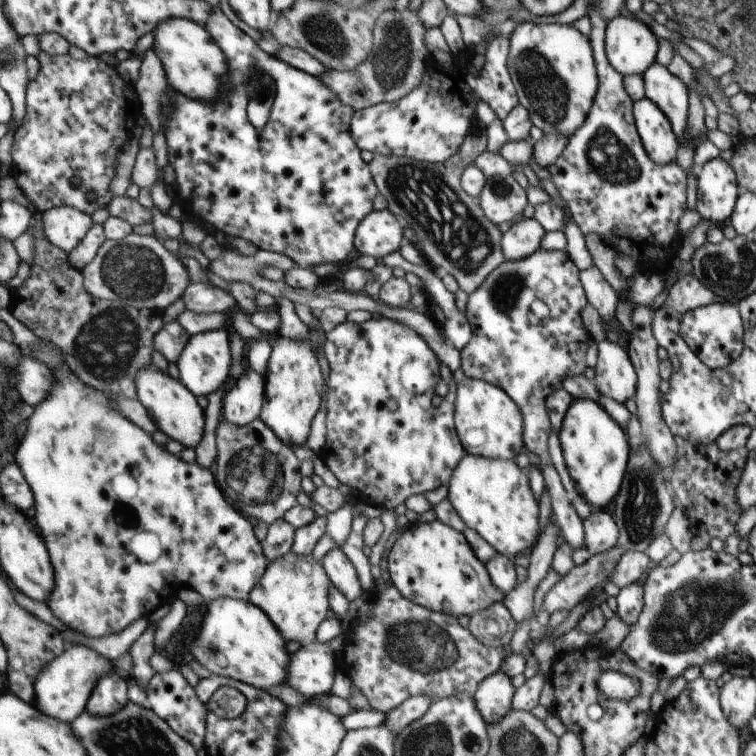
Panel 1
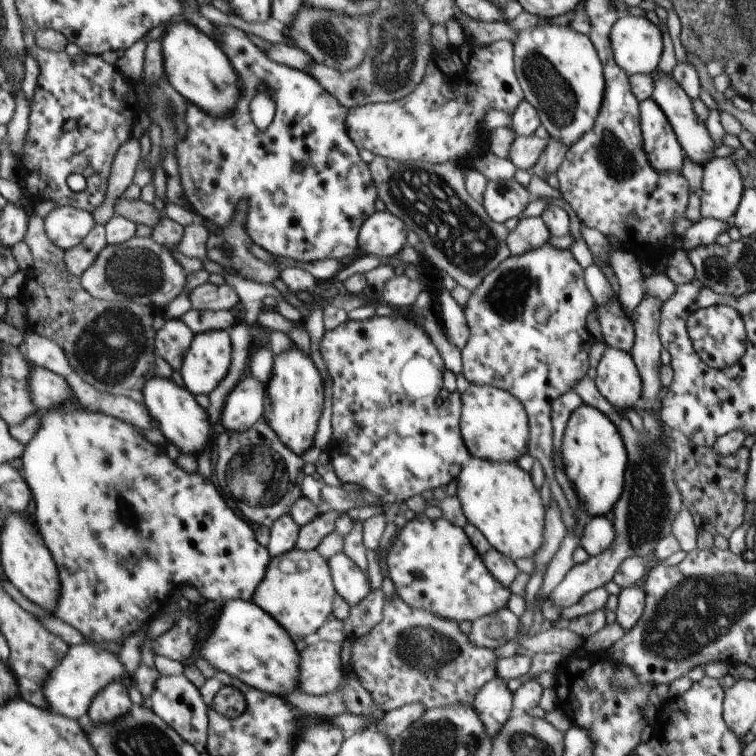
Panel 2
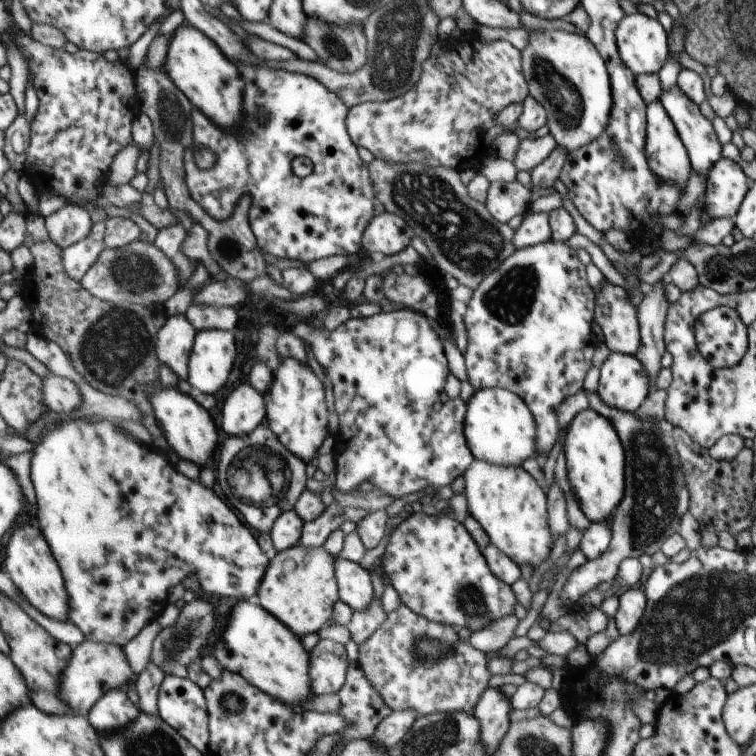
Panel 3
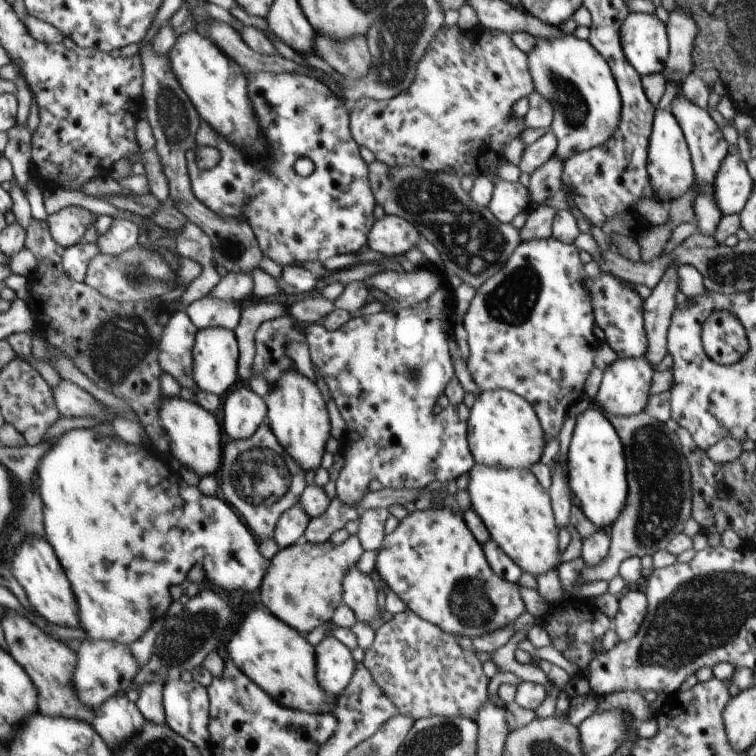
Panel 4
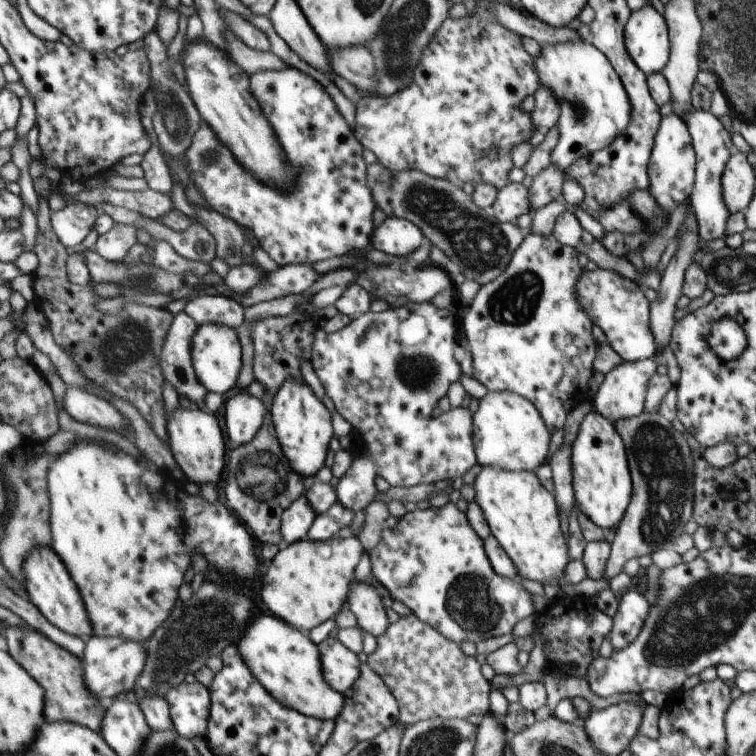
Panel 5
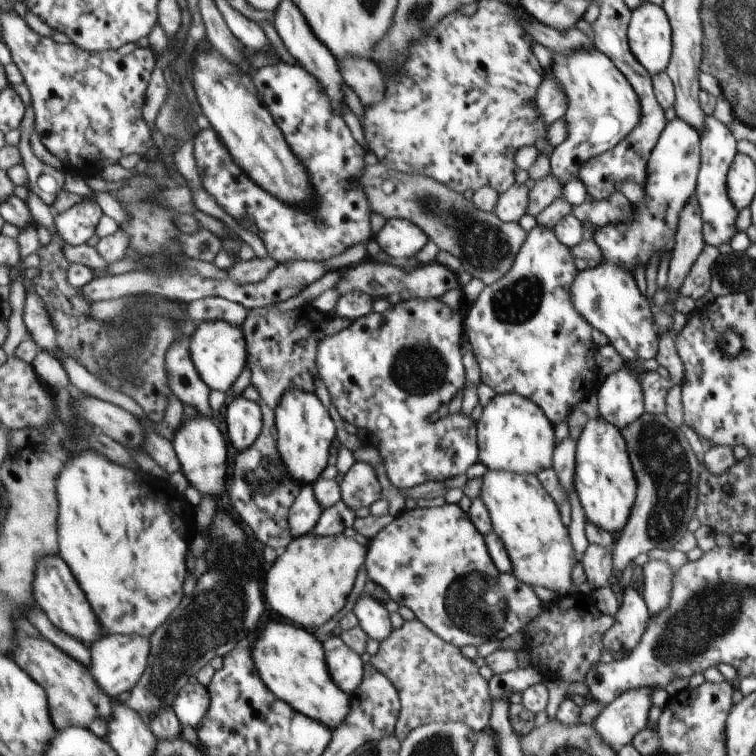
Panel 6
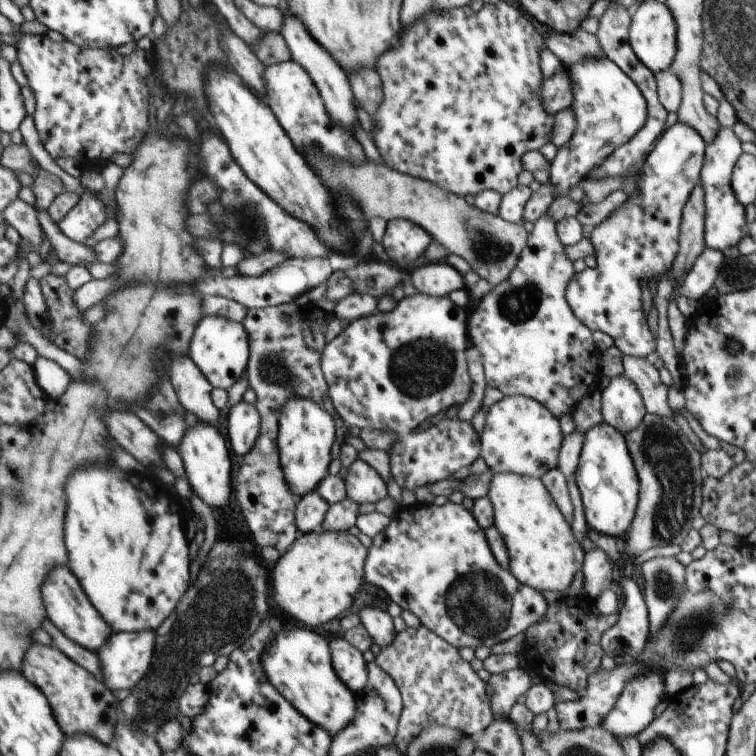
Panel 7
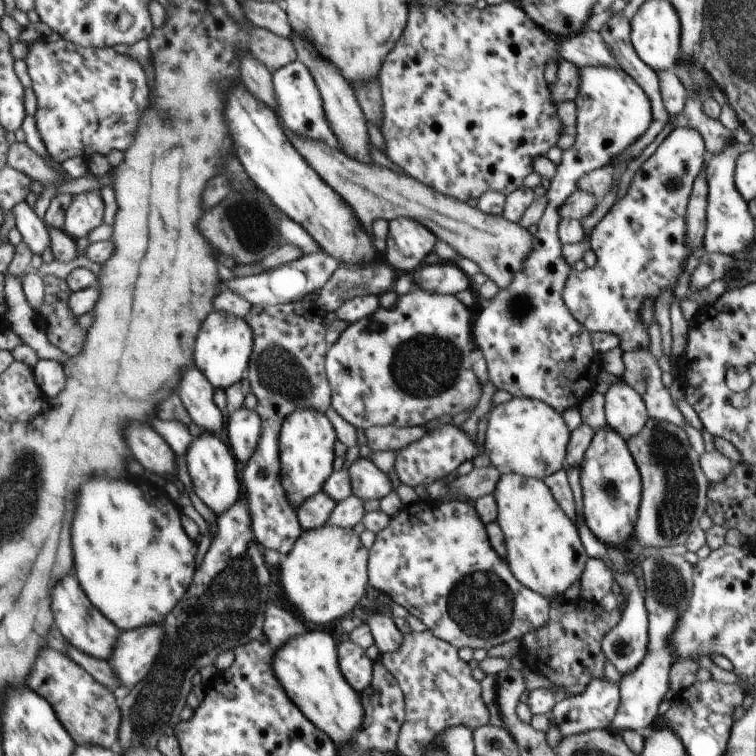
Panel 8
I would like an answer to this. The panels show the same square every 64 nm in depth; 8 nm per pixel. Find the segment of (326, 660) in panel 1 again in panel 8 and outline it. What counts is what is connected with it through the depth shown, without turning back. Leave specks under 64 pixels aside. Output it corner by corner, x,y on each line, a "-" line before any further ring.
355,642
338,644
338,666
341,667
346,682
358,693
368,689
373,681
374,664
364,654
364,648

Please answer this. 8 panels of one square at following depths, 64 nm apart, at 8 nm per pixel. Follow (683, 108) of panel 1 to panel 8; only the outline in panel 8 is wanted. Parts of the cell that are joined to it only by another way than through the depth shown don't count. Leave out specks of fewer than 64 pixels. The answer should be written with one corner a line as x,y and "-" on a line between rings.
736,139
730,140
720,154
708,154
705,161
708,178
707,223
703,238
703,247
708,253
733,255
746,252
755,243
754,218
750,214
747,202
737,189
734,175
738,156
744,152
744,146

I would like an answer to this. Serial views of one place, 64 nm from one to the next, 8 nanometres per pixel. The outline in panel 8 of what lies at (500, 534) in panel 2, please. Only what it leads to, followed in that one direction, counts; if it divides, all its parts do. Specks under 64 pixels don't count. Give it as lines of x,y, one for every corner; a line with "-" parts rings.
505,474
500,476
493,494
498,506
496,522
502,528
507,546
505,560
514,578
546,598
570,588
589,560
576,524
564,514
543,479

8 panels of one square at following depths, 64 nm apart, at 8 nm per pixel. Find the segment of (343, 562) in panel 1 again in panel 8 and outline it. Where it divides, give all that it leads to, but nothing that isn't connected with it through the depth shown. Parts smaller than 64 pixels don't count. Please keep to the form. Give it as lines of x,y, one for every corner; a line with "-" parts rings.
376,613
365,616
364,622
369,625
370,632
380,653
396,652
402,646
404,634
398,630
392,617

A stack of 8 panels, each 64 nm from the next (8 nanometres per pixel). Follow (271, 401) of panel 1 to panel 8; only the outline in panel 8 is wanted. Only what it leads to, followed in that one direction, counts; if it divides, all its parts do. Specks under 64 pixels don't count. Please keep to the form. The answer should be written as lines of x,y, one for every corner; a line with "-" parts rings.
306,407
294,410
284,418
281,428
282,482
286,498
289,498
294,510
298,510
314,494
324,490
324,484
334,466
334,442
336,432
322,412

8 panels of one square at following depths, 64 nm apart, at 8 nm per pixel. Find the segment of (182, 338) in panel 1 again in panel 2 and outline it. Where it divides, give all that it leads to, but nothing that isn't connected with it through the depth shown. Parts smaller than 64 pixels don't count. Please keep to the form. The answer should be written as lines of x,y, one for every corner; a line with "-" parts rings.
183,318
171,319
158,331
157,354
166,358
181,373
196,335
192,326
186,324

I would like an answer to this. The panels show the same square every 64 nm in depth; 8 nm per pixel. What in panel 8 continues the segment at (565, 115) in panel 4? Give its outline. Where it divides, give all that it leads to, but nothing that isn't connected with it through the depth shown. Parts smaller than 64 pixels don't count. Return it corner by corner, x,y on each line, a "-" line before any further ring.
587,66
580,68
578,72
580,72
580,90
575,98
576,142
574,148
562,152
560,164
556,165
556,174
550,182
550,189
547,190
548,205
537,224
538,233
534,236
533,249
530,250
530,256
526,258
524,268
514,278
513,284
508,288
499,289
494,298
485,300
476,313
476,322
474,322
474,340
486,360
489,381
496,386
497,390
510,392
514,397
542,400
559,413
579,406
580,400
594,390
596,378
600,374
598,357
601,354
596,354
592,346
591,332
586,330
573,314
570,314
570,309
564,301
565,285
573,268
568,266
562,256
563,244
560,239
562,216
558,214
558,210
562,210
566,198
570,198
578,189
576,186
578,178
582,178
583,174
588,174
596,168
610,168
610,165
614,165
614,160
624,150
628,150
650,128
653,121
653,108
649,96
621,67

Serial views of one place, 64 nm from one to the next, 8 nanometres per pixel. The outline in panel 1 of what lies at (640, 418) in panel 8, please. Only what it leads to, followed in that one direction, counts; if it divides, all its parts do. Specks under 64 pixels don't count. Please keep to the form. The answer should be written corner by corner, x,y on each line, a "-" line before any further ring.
608,338
598,342
596,346
596,388
606,397
620,403
634,399
637,391
637,372
626,348

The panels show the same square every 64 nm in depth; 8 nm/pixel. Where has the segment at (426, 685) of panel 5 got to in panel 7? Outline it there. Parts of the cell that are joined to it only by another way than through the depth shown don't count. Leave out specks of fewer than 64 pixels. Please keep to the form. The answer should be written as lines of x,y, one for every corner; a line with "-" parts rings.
426,626
406,627
406,630
397,633
394,642
381,648
380,654
375,656
375,663
392,677
402,696
403,709
394,739
402,755
406,754
410,742
414,742
418,734
430,726
446,726
472,736
485,732
492,724
494,713
486,682
478,677
464,658
460,664
460,652
454,645
450,646
446,639

